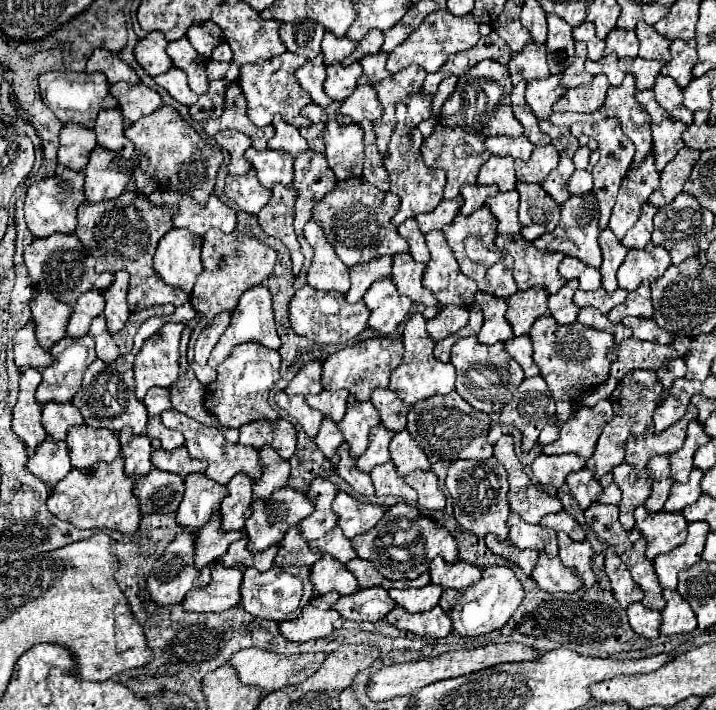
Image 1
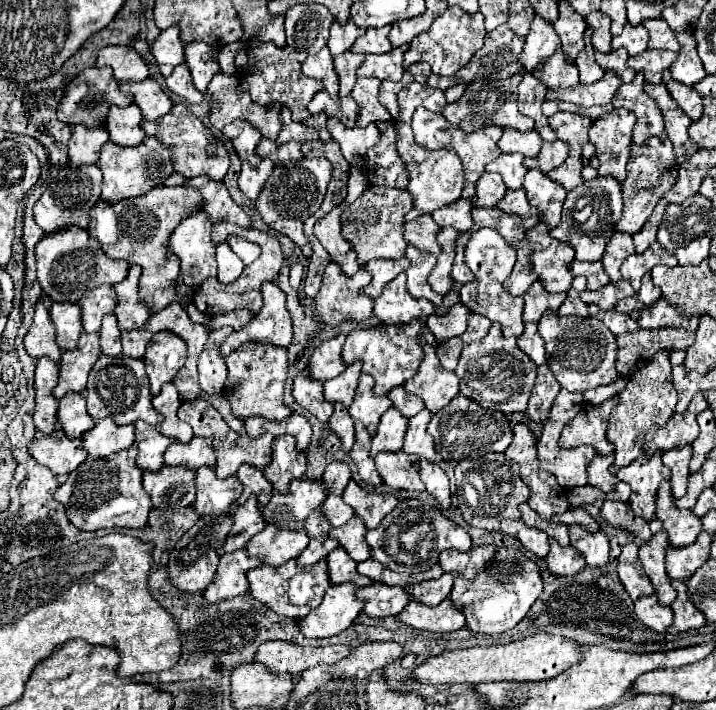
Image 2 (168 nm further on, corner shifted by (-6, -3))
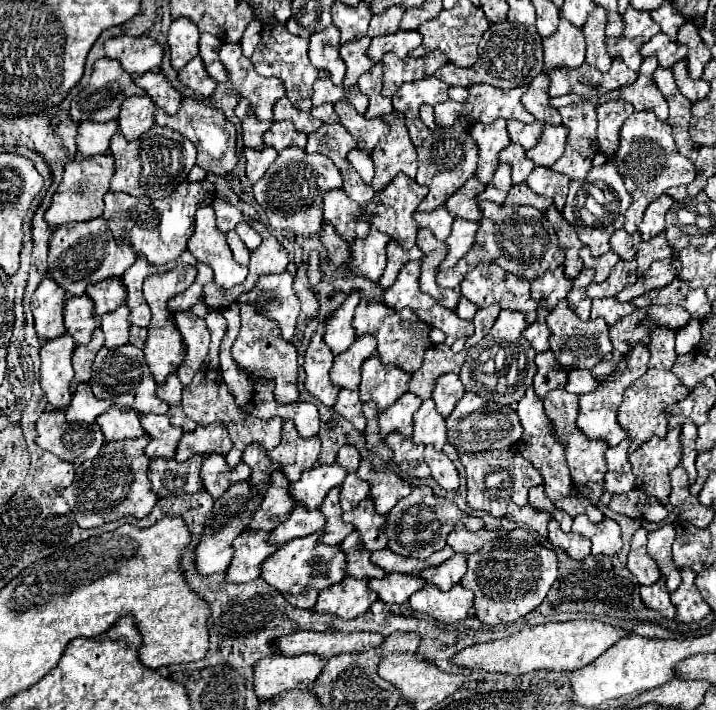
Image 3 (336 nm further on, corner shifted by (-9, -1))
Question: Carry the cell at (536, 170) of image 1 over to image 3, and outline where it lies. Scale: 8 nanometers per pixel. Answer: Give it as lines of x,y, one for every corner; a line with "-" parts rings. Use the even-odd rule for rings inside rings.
543,125
541,137
533,149
527,151
527,157
535,165
551,167
561,155
567,145
567,129
563,125

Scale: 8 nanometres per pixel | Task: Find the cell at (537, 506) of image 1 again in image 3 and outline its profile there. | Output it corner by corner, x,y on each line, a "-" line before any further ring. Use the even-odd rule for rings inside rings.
533,385
527,389
525,397
517,403
517,413
519,413
521,425
525,429
523,437
517,443
517,447
519,447
521,455
525,459
529,459
535,469
541,471
547,497
553,503
557,503
559,499
563,499
563,497
567,497
571,493
571,475
569,475
569,467
567,467
567,461
565,461
565,445
561,445
561,441
557,441
557,437
553,437
553,423
545,415
543,399
537,397

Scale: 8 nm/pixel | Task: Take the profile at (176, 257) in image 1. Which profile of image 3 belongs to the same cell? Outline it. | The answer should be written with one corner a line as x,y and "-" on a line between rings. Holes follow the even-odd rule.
199,207
195,215
195,233
187,243
187,249
195,255
199,263
209,265
215,271
215,283
223,289
231,289
245,281
247,267
241,267
225,241
225,233
221,233
215,225
215,211
211,207

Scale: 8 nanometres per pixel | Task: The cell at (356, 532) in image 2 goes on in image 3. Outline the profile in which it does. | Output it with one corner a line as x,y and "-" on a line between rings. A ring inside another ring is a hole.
367,497
357,505
357,509
343,513
343,521
355,525
355,529
361,533
361,541
369,551
377,551
387,547
385,537
385,515
379,515
373,509
373,499

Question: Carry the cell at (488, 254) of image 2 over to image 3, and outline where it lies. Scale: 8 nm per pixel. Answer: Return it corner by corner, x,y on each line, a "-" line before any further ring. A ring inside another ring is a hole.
481,263
461,283
461,295
473,301
477,307
489,307
497,303
501,309
521,311
527,323
537,319
539,301
531,299
529,281
505,273
493,263

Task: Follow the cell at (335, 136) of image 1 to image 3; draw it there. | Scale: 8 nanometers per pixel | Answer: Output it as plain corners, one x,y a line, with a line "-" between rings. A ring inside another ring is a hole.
349,101
335,103
335,113
339,115
341,123
349,129
349,133
355,137
357,147
361,147
361,149
373,149
377,145
379,137
389,131
389,125
385,125
385,121
381,117
367,119
363,115
359,115
353,109
353,105
349,105

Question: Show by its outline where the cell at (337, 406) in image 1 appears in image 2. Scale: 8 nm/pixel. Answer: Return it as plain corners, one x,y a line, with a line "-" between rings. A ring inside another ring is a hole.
356,361
352,365
348,365
342,375
326,381
324,383
324,399
328,403
342,403
348,409
350,403
354,401
354,393
356,393
358,379
360,379
360,373
362,373
360,369
362,369
362,363

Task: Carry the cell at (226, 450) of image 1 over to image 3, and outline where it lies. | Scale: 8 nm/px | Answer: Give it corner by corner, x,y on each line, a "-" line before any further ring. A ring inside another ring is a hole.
219,311
209,313
205,317
205,321
211,329
211,345
209,345
209,353
207,353
201,369
195,373
193,381
183,387
183,409
197,425
209,425
209,423
219,421
229,429
229,435
233,439
233,449
227,455
227,463
231,467
235,467
241,461
245,447
255,441
261,443
261,447
265,447
265,449
273,449
279,443
283,421
279,417
269,419
269,421
261,421
261,419
253,417
251,413
247,413
245,409
241,409
239,405
235,405
235,397
231,395
229,387
225,385
225,381
221,377
221,367
219,367
219,343
227,333
227,321
223,319
223,315

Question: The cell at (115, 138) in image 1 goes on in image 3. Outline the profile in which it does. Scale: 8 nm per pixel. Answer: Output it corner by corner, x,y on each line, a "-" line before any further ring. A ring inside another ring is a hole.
149,95
129,97
121,105
121,113
117,121
127,141
139,139
145,131
149,131
155,125
155,109
157,105
151,101

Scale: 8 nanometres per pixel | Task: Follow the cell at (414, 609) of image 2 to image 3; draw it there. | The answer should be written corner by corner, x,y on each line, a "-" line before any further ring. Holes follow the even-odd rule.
425,585
409,599
411,609
427,613
441,623
459,623
473,607
473,593
463,585
453,585
449,591
441,591
435,585

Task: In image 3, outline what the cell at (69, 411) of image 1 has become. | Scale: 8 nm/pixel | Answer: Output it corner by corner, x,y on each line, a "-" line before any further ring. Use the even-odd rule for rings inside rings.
77,385
77,391
73,393
73,399
67,407
67,421
93,423
109,407
111,407
111,401
97,399
89,389
89,385

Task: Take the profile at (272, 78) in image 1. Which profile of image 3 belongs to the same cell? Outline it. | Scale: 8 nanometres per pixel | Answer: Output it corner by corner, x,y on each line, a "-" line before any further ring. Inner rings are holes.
271,23
265,25
261,31
261,41
255,47
255,53
251,57
251,61
255,63
255,71
261,73
263,77
279,77
285,83
285,91
289,101
301,109
301,111
311,111
311,93
313,93
313,83
321,77
327,77
325,71
315,69
309,63
307,57
307,47
309,47
309,39
307,37
293,37
285,25
281,23

